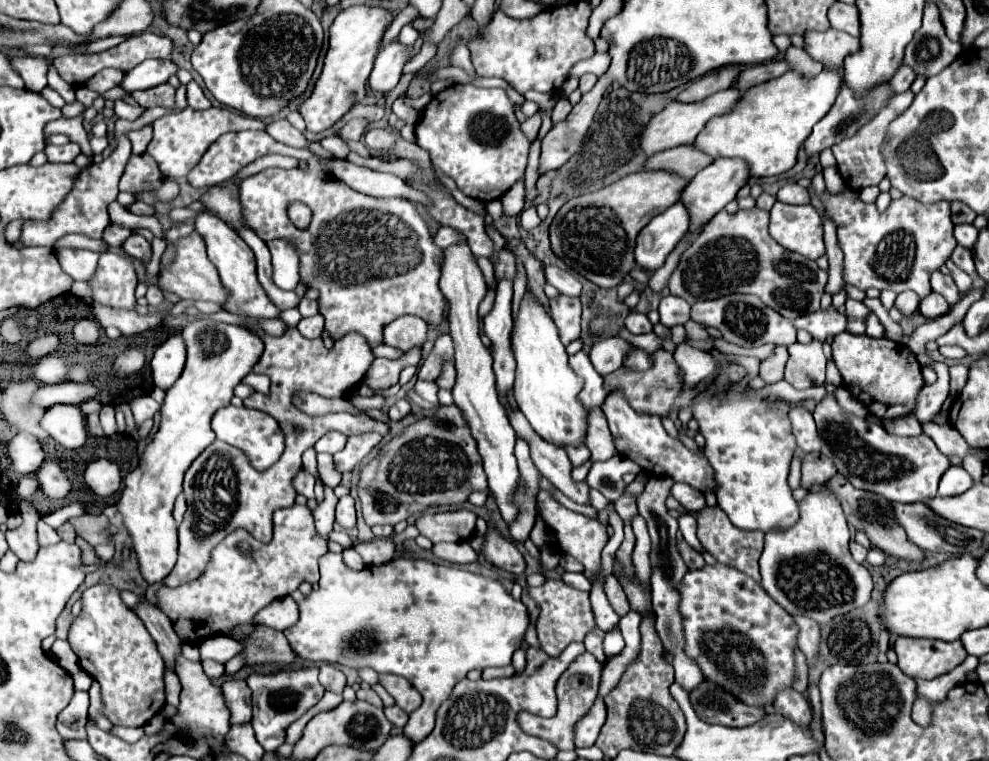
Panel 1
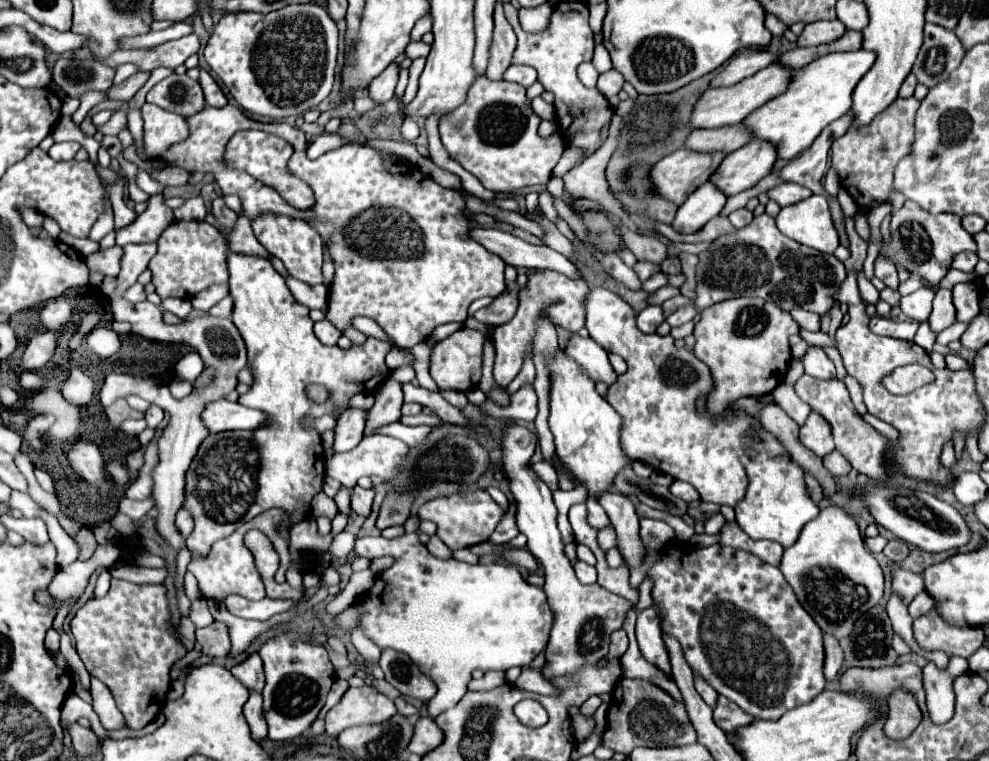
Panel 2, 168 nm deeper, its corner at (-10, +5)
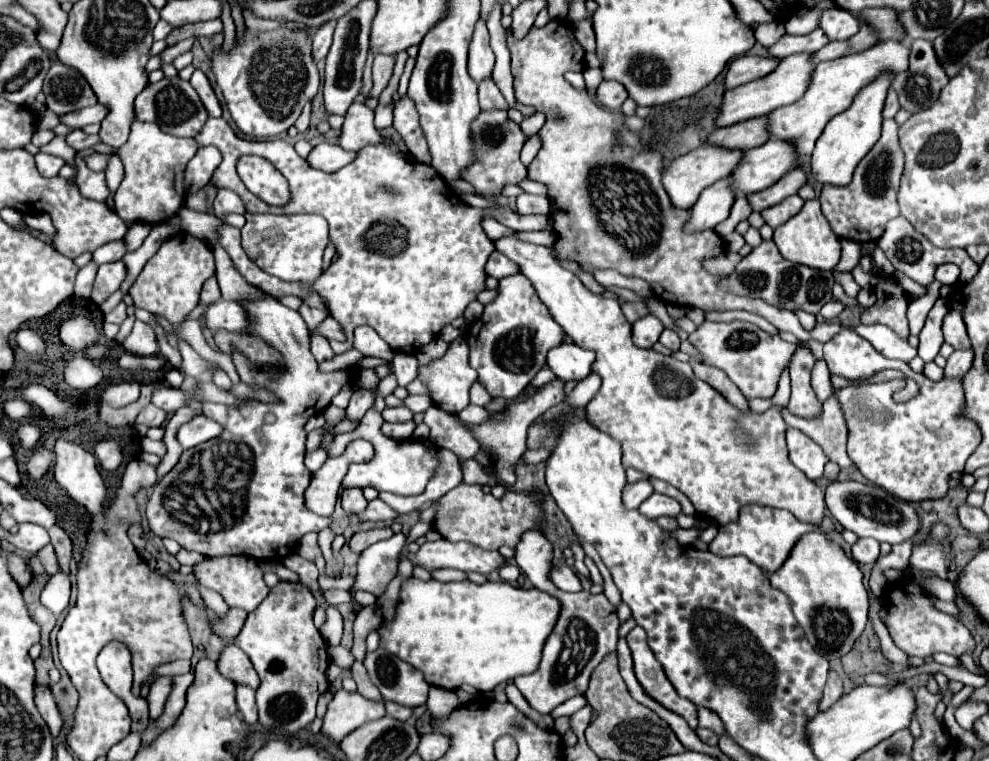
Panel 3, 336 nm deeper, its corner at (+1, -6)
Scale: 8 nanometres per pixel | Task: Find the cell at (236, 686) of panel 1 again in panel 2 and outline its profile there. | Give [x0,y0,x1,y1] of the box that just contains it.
[231,653,265,691]

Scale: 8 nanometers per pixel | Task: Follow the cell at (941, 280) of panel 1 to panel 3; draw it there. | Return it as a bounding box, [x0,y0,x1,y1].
[942,310,970,350]

